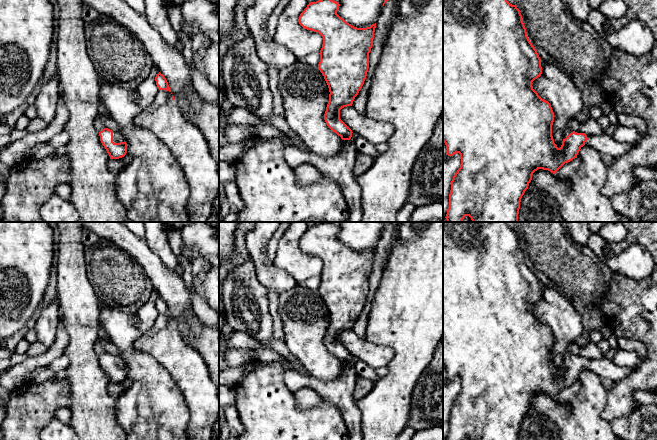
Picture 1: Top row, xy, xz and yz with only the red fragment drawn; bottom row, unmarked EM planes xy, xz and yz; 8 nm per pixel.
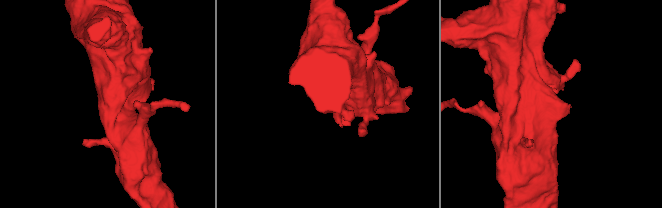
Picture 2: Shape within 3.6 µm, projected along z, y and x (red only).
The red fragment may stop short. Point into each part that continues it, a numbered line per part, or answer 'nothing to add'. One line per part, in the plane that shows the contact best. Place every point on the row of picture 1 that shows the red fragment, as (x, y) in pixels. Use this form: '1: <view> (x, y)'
1: xy (117, 138)

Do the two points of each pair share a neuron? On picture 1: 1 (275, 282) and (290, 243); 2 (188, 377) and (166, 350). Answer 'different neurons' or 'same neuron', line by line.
1: different neurons
2: same neuron

